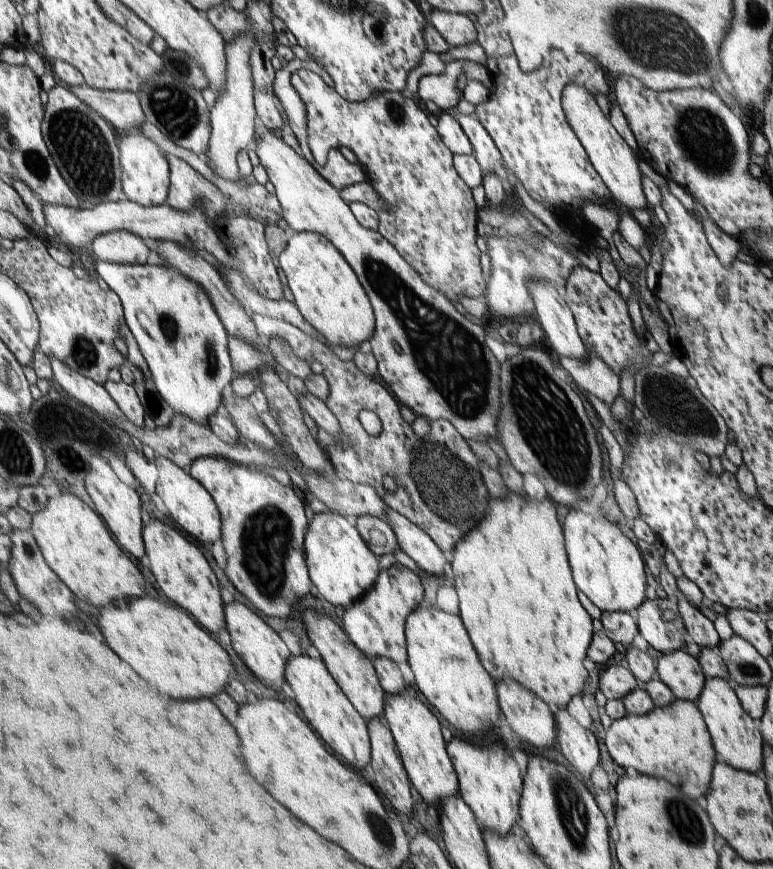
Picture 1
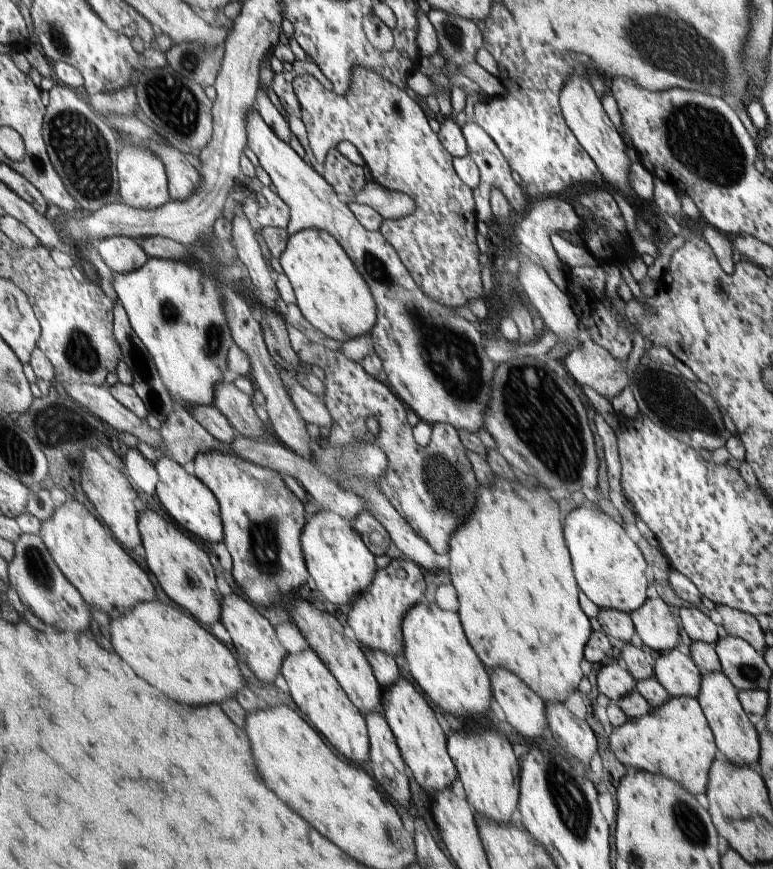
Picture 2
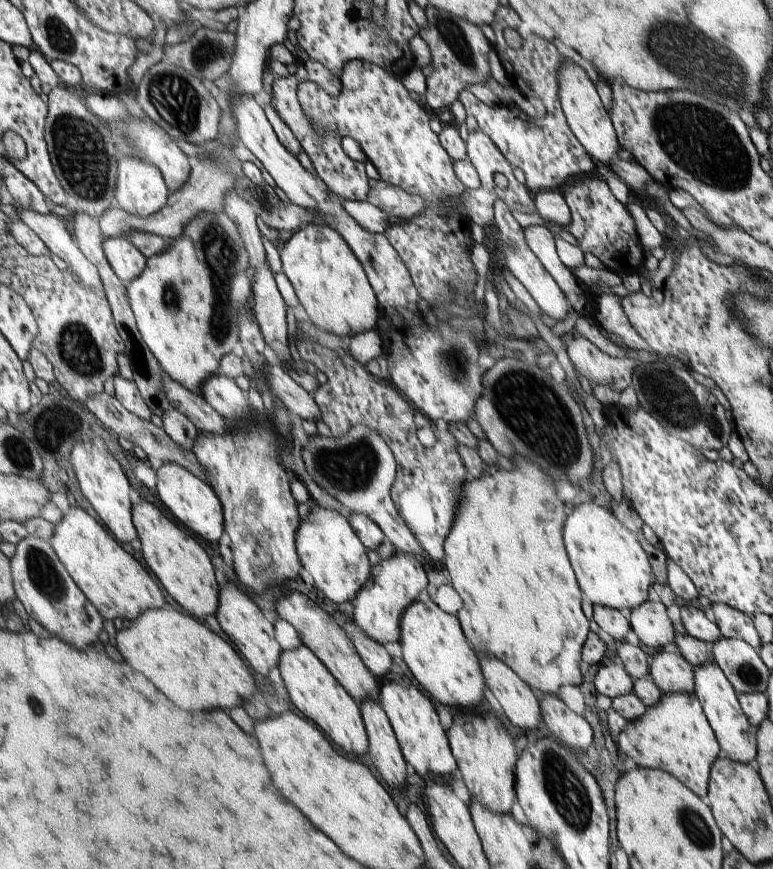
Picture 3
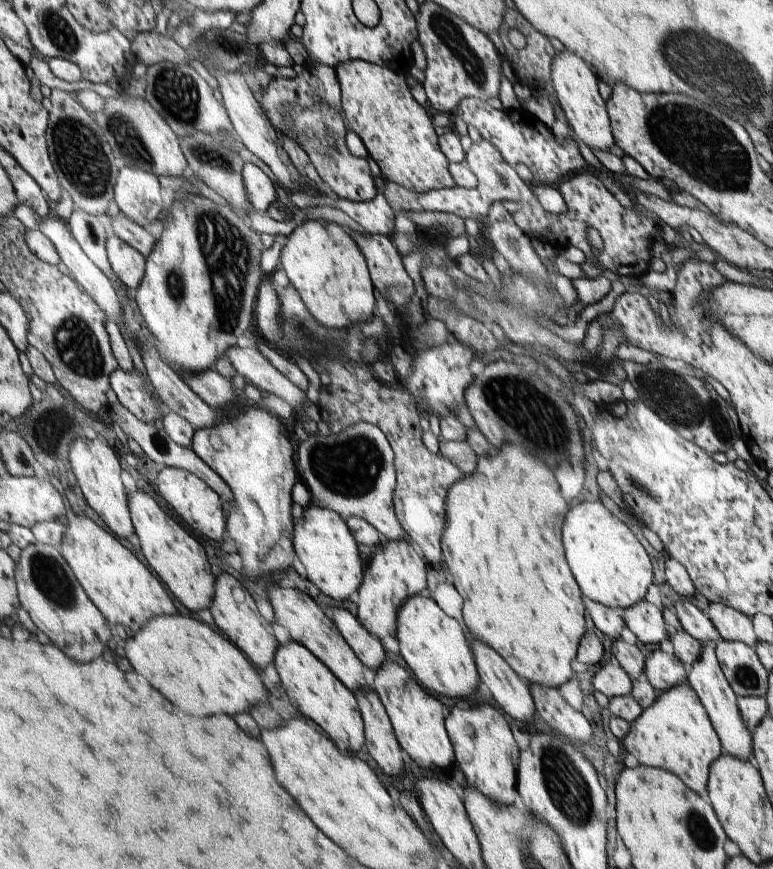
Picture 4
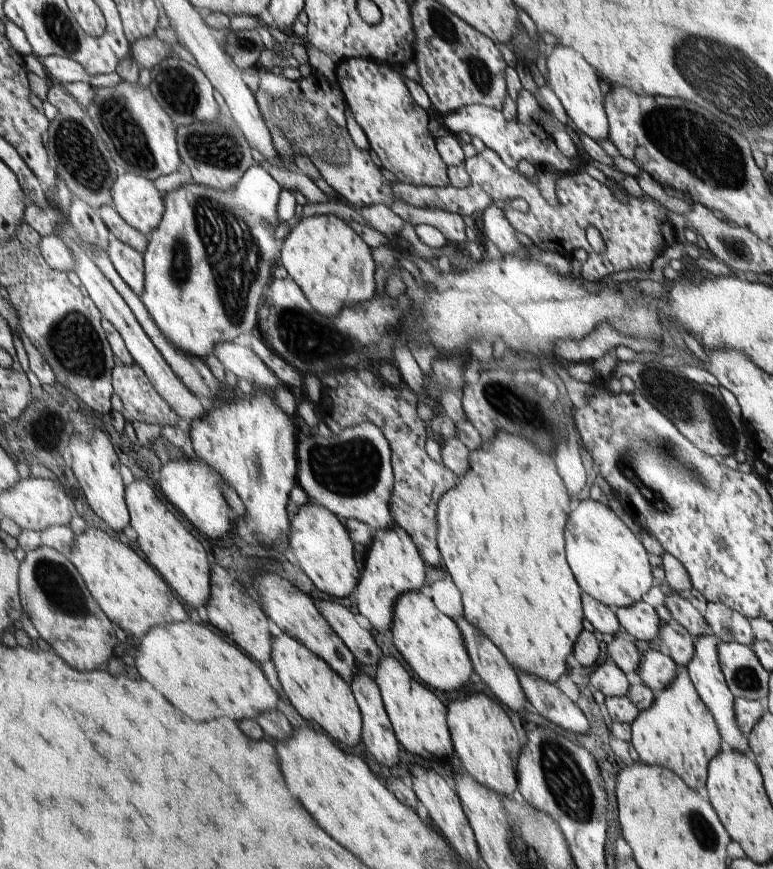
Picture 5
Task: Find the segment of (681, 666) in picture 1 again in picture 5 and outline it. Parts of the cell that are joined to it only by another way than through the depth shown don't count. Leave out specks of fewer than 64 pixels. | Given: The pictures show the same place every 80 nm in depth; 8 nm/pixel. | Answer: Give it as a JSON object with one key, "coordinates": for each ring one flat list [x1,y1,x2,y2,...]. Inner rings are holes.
{"coordinates":[[648,649,640,659,637,673,642,682,652,692,664,690,677,674,677,664,670,655,663,654,655,649]]}

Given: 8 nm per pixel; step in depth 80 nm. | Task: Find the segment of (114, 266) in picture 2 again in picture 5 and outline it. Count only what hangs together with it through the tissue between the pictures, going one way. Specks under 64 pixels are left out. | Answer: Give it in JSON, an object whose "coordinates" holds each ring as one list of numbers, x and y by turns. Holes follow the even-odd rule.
{"coordinates":[[118,239,107,242,106,249,118,274,140,297,145,292,144,255,134,250,134,247,131,247,128,243]]}

